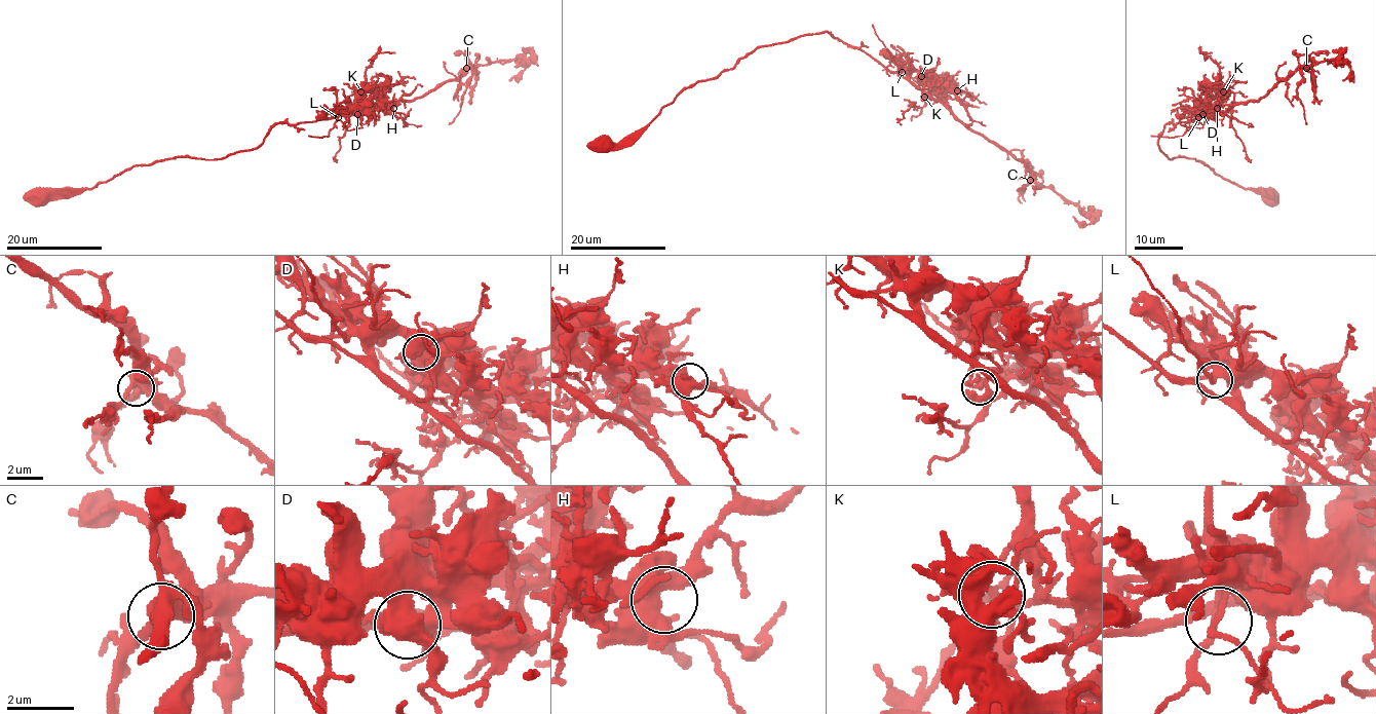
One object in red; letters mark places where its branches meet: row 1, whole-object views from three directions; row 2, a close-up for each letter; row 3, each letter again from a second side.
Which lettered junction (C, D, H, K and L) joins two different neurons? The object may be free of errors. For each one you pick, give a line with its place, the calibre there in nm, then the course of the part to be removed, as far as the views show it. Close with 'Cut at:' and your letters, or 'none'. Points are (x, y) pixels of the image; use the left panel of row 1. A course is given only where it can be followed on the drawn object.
K: place (360, 91); calibre 160 nm; course (360, 91), (365, 85), (367, 91), (358, 94), (350, 108), (349, 126), (339, 139), (335, 159), (337, 162)
Cut at: K

